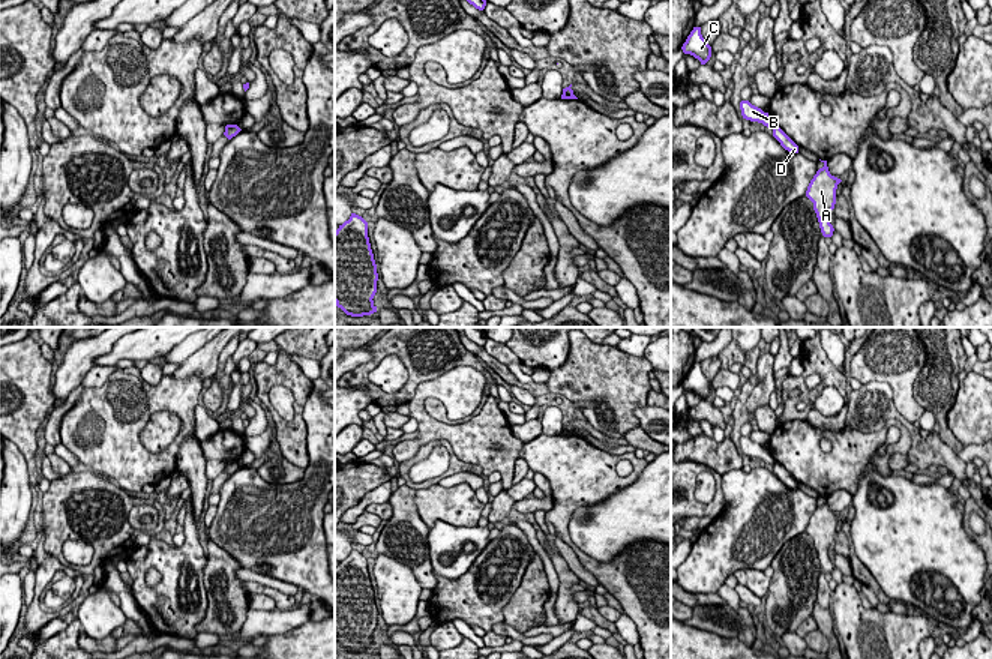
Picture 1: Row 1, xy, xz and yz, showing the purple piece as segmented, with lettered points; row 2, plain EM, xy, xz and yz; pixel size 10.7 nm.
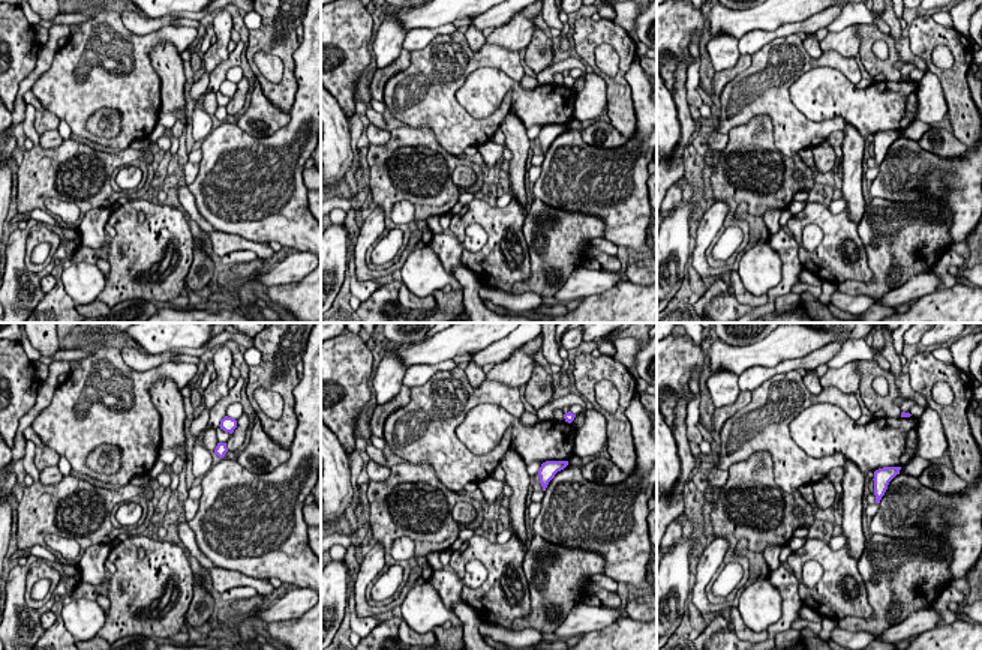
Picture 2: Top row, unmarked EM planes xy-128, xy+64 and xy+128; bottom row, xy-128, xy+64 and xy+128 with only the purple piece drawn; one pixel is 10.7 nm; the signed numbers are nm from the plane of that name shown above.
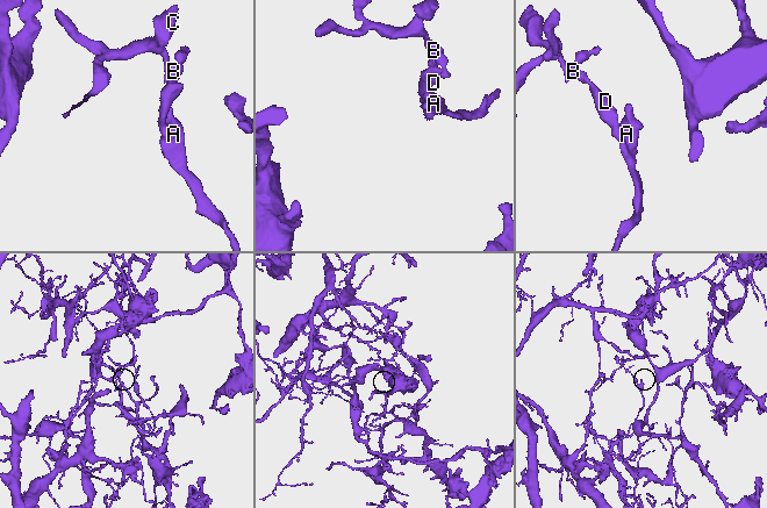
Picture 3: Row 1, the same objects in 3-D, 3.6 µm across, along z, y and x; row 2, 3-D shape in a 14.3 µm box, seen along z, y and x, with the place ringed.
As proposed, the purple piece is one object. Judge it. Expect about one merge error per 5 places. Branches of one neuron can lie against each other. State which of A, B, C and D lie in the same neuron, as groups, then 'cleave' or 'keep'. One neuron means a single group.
A D / B C | cleave

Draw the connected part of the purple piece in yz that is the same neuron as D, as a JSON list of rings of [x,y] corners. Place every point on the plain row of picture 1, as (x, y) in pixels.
[[[773,464],[773,473],[780,479],[780,482],[791,488],[791,489],[798,489],[798,482],[779,464]]]

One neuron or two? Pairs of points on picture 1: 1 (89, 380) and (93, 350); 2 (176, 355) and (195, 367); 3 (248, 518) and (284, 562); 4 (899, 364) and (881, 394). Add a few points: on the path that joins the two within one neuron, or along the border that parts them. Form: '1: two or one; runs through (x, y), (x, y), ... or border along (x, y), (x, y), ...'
1: two; border along (93, 364), (80, 385)
2: two; border along (207, 343), (180, 365)
3: one; runs through (258, 529), (281, 551)
4: two; border along (863, 383), (886, 382), (901, 416)

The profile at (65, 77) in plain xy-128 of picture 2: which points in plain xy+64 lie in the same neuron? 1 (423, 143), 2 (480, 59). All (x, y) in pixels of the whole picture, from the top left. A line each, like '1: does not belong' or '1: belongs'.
1: does not belong
2: belongs

